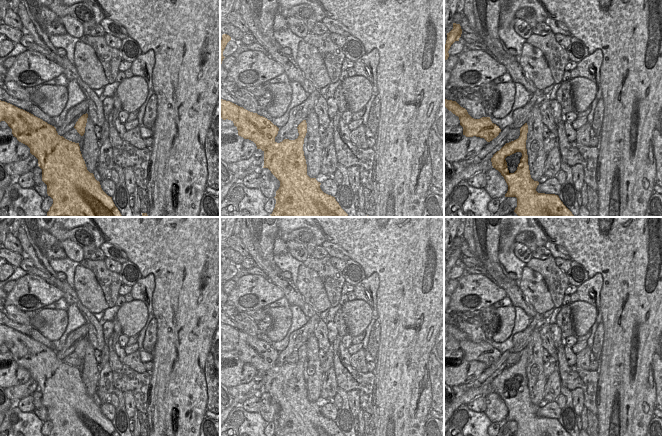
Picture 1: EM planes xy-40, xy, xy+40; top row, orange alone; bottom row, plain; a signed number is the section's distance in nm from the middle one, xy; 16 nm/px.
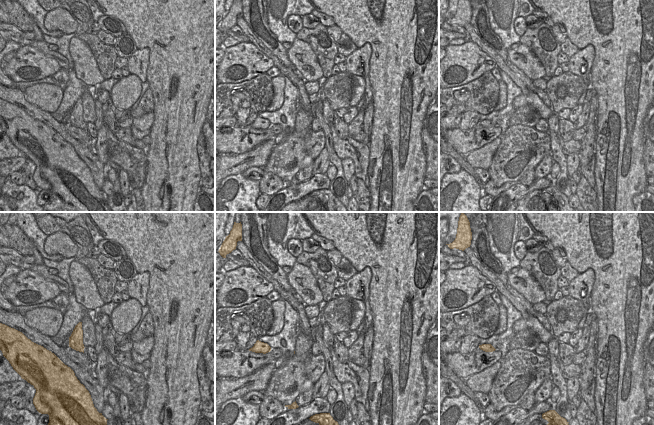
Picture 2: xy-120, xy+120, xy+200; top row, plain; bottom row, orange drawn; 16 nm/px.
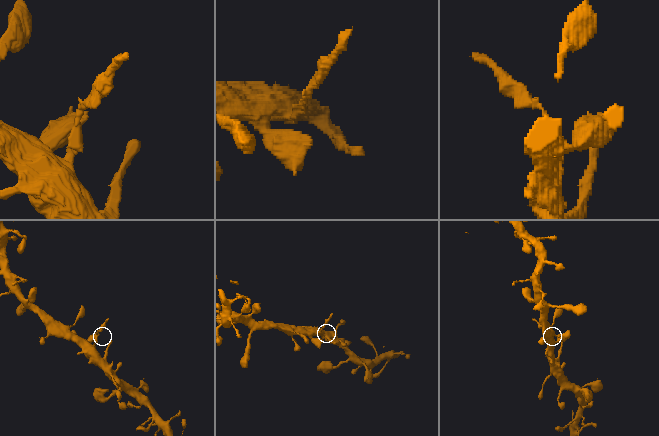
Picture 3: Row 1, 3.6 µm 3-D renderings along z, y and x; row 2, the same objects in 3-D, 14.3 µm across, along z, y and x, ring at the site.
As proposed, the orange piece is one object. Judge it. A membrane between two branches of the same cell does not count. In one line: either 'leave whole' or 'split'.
split

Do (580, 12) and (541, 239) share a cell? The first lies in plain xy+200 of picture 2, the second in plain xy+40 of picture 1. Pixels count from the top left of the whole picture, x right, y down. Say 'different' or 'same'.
different

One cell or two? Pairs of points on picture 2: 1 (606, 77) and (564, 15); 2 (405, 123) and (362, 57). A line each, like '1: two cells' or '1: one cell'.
1: one cell
2: two cells

